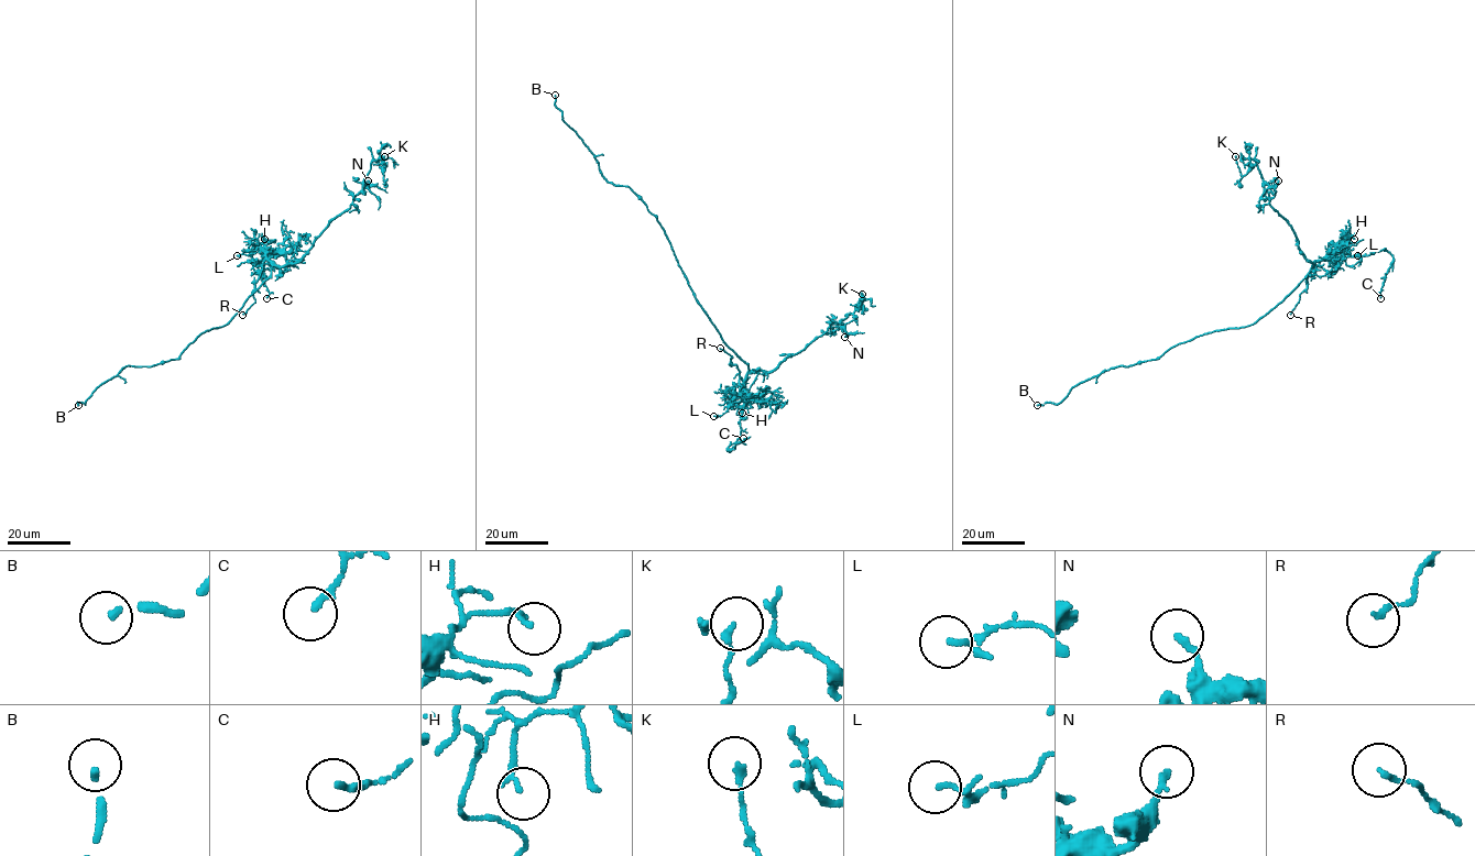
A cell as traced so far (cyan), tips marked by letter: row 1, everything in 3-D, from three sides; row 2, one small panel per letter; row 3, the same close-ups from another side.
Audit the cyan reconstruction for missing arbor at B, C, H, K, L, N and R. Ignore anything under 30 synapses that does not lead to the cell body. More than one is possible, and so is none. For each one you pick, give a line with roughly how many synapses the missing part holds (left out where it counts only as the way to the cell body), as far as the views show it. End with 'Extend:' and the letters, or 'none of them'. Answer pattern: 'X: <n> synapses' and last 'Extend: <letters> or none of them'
Extend: B

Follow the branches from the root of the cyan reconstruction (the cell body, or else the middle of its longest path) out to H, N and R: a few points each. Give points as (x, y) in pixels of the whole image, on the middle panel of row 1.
H: (710, 318), (721, 340), (747, 365), (742, 396), (746, 405), (741, 407), (742, 413)
N: (710, 318), (721, 340), (750, 370), (772, 372), (785, 359), (800, 352), (839, 322), (847, 332), (844, 337)
R: (710, 318), (721, 340), (747, 365), (743, 381), (738, 366), (730, 363), (732, 357), (720, 348)

